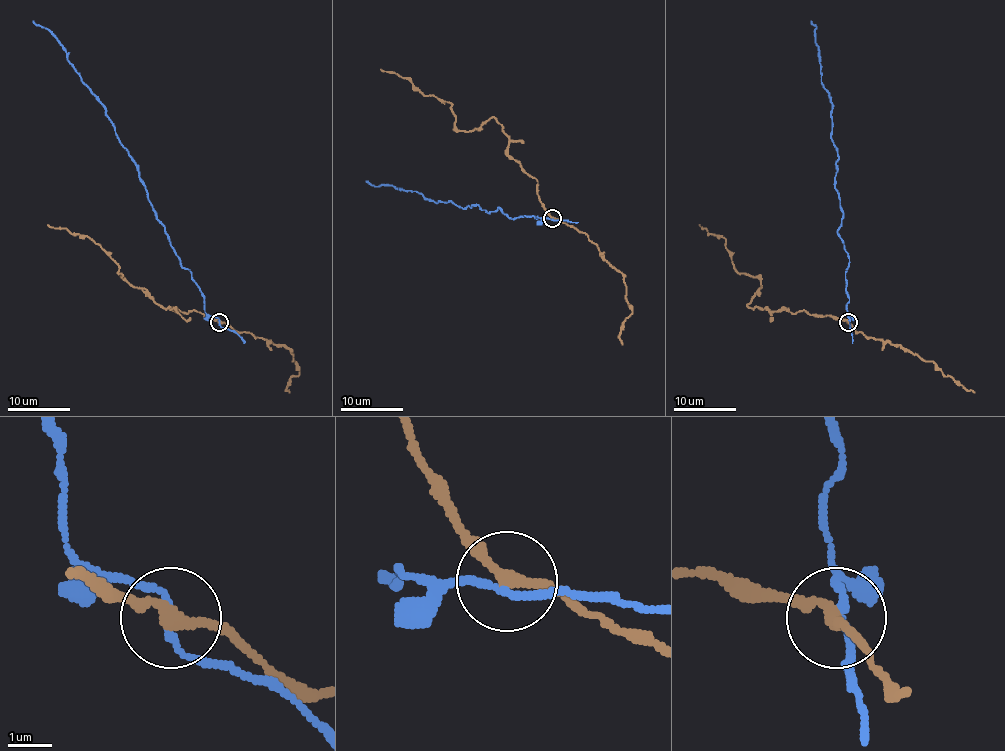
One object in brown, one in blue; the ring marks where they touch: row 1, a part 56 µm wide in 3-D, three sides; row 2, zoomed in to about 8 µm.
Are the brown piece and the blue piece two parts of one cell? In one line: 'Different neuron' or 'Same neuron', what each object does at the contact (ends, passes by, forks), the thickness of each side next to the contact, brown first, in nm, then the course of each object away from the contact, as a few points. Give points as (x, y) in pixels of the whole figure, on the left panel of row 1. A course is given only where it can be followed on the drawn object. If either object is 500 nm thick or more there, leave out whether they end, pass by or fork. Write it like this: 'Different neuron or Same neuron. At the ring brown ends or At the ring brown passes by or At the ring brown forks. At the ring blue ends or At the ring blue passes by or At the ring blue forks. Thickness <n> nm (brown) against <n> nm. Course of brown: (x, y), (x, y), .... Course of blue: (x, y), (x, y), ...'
Different neuron. At the ring brown passes by. At the ring blue passes by. Thickness 240 nm (brown) against 140 nm. Course of brown: (219, 321), (194, 310), (183, 314), (163, 307), (127, 281), (119, 273), (116, 262), (88, 237), (48, 225). Course of blue: (219, 321), (205, 312), (200, 289), (164, 233), (105, 106), (60, 41), (32, 21)

